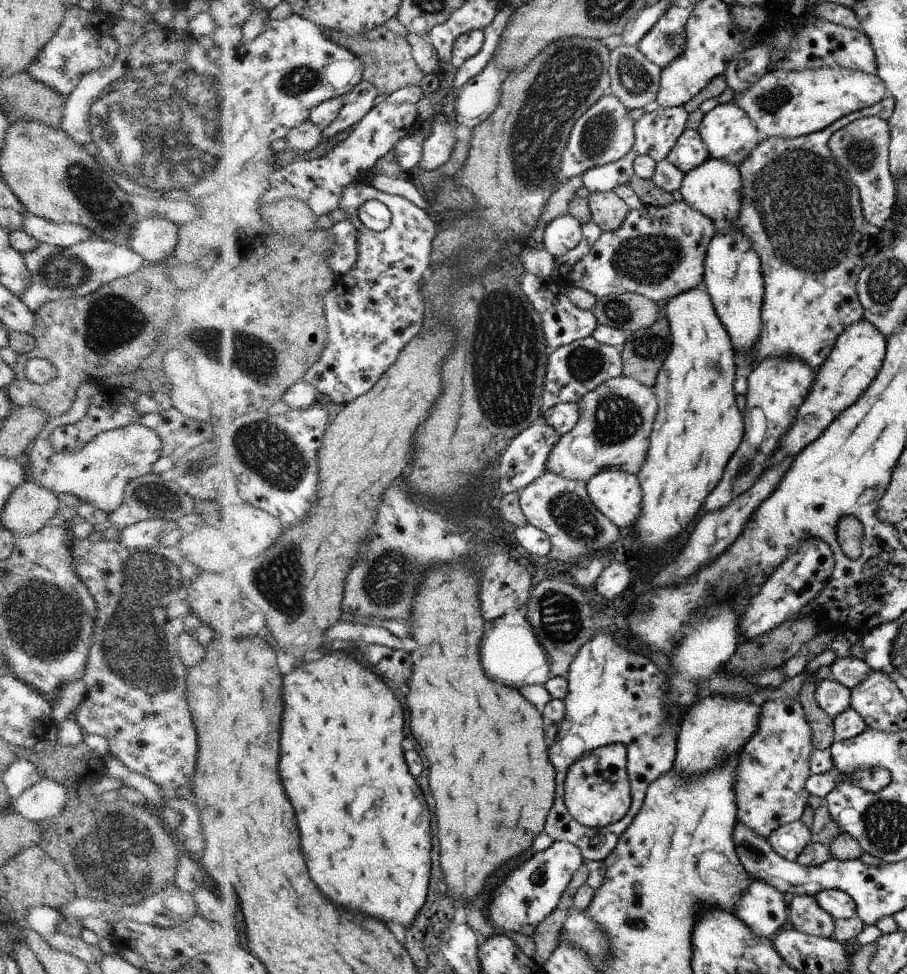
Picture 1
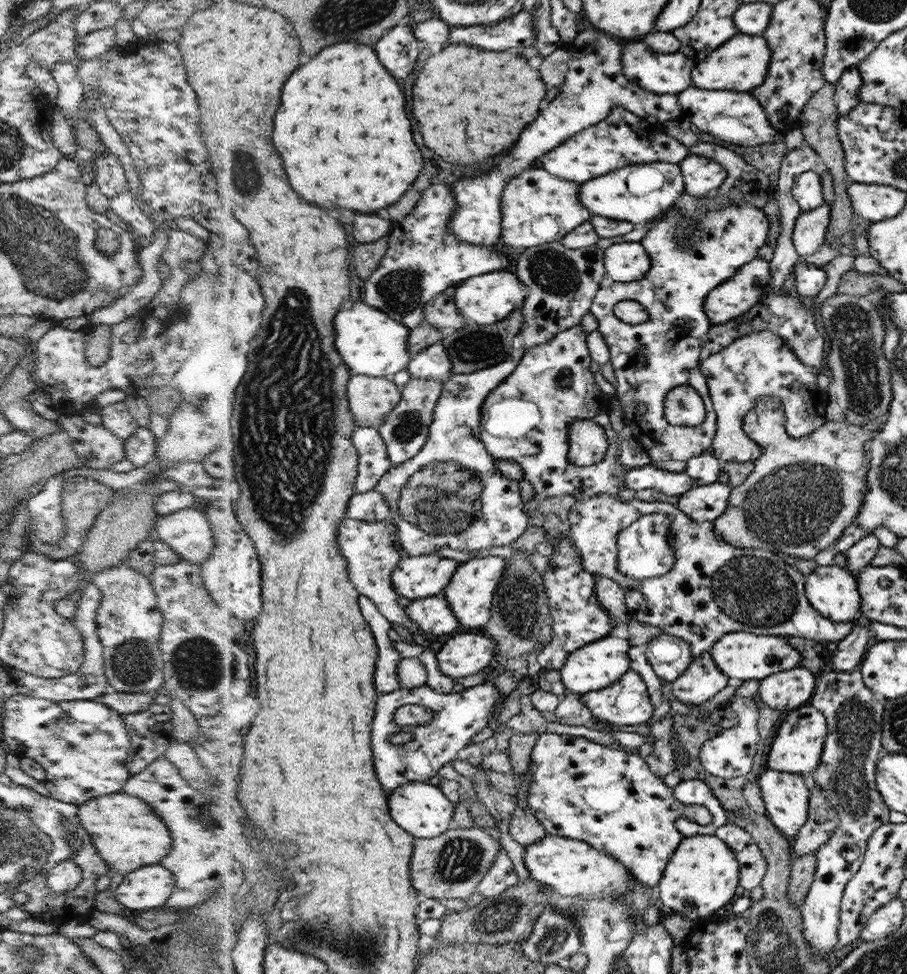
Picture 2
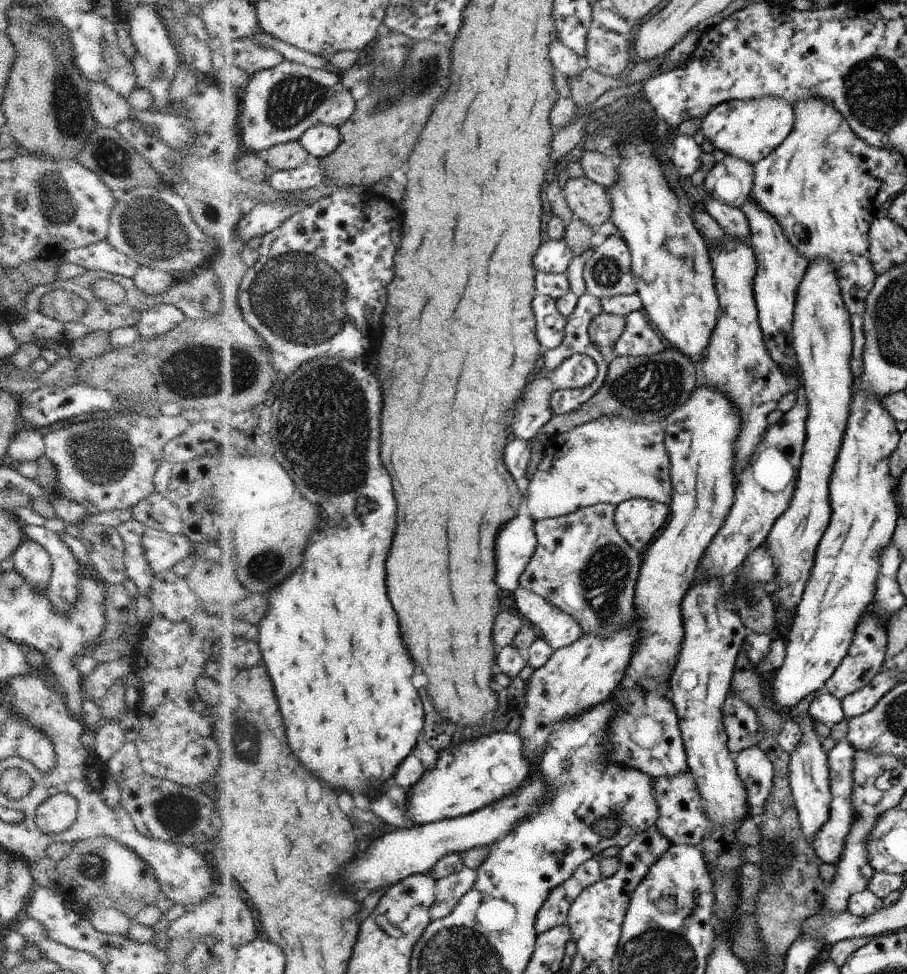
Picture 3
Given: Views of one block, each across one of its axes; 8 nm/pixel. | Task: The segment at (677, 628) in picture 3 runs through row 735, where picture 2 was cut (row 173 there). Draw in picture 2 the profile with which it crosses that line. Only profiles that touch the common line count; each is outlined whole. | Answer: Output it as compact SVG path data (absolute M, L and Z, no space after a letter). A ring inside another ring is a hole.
M668 162L643 163L642 165L628 165L622 170L608 173L596 178L594 182L580 183L578 199L586 209L594 214L606 218L620 219L634 224L646 223L661 216L685 192L685 181L679 164Z

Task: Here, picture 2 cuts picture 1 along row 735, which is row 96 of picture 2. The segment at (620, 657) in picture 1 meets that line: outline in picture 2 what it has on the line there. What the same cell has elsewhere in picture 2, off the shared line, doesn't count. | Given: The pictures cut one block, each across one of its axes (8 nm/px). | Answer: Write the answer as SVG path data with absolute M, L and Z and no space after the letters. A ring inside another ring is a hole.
M582 26L573 42L576 50L571 55L568 72L566 72L566 78L562 82L559 94L550 101L548 108L542 110L542 114L538 116L538 122L532 122L526 128L526 134L522 134L522 142L518 142L518 150L512 150L516 164L510 164L512 156L506 154L506 158L500 158L498 168L494 168L490 174L484 174L478 178L468 178L468 180L464 178L458 184L454 184L459 206L458 212L450 224L450 233L454 233L458 239L474 244L499 244L500 234L502 234L500 231L502 218L500 203L510 179L518 176L526 168L537 165L537 162L546 153L556 149L558 145L562 145L581 130L604 121L614 106L622 106L658 127L683 116L678 95L662 96L645 90L644 87L637 86L626 78L624 66L622 66L620 41L616 42L612 36L604 36L604 33L596 36L596 32L590 32L589 27L586 32L586 26Z

